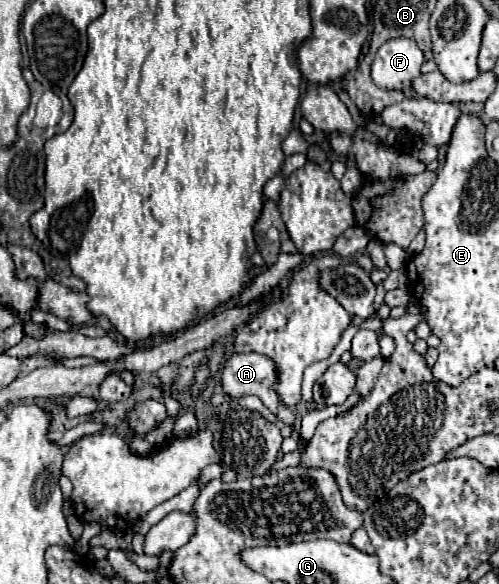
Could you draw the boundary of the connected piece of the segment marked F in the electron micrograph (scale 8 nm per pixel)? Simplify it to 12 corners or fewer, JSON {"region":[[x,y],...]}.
{"region":[[414,41],[384,43],[372,63],[380,89],[408,91],[424,53]]}

